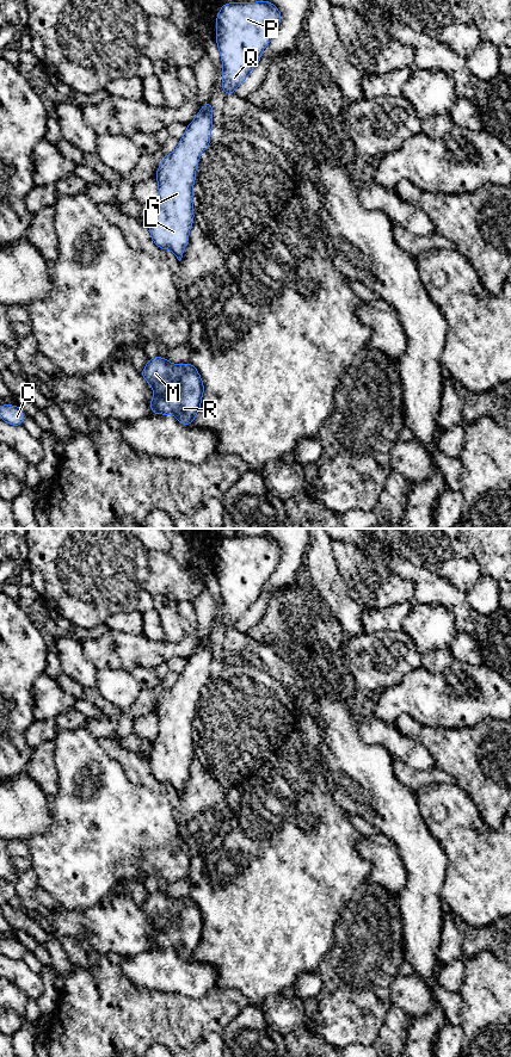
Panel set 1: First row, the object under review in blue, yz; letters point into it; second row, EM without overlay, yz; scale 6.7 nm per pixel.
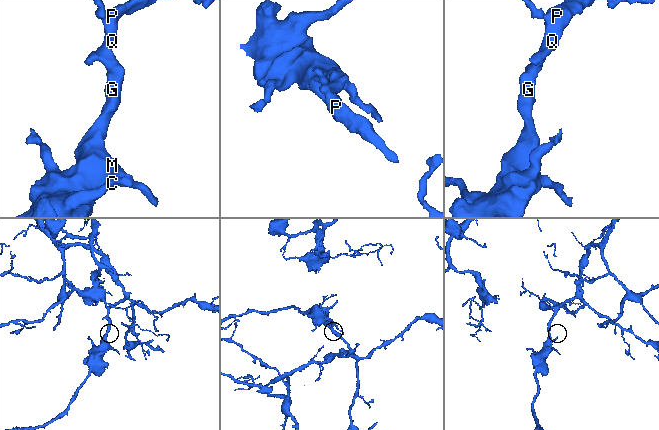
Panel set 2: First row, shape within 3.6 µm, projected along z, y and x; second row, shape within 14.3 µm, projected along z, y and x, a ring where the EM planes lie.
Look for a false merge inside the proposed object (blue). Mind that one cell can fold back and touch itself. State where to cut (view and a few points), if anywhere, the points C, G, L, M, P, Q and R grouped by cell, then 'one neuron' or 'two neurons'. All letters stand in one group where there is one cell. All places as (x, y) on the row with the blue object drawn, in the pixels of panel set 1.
cut none; groups C G L M P Q R; one neuron

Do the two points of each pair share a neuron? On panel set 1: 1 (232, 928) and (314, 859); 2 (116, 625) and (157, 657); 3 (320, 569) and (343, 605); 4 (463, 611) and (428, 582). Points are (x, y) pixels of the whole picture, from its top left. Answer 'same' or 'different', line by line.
1: same
2: different
3: same
4: same

